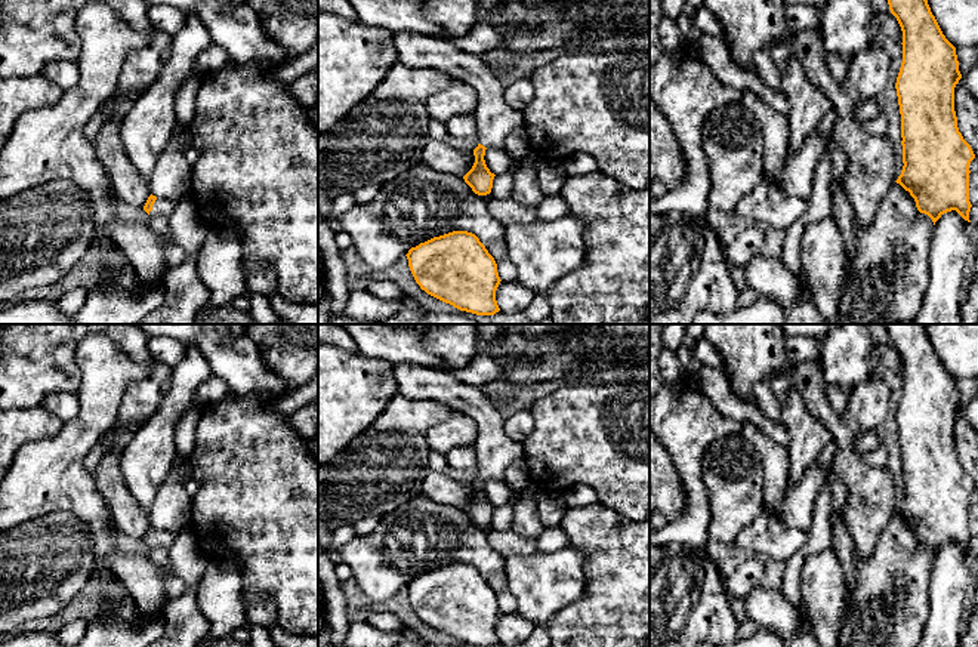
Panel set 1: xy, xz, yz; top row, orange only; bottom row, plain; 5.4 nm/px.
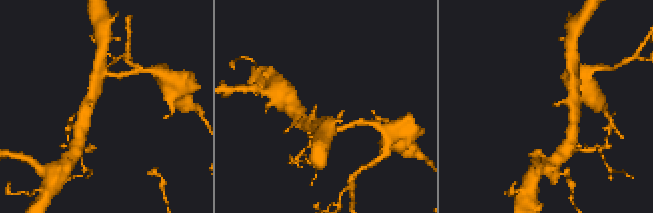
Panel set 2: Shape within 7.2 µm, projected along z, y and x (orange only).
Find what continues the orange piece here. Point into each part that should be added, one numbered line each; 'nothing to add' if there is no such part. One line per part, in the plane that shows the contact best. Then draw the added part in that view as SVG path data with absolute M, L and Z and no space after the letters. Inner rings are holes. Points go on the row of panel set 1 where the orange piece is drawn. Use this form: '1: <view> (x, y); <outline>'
1: xy (162, 208); M157 198L152 210L149 212L149 218L154 216L170 216L176 207L176 203L167 198Z

